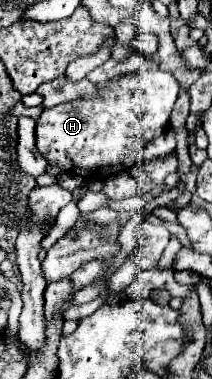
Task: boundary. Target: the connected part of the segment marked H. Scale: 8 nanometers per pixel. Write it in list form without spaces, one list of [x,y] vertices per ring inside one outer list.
[[[136,71],[126,73],[116,79],[110,79],[104,85],[98,85],[98,95],[90,99],[76,99],[60,103],[56,107],[44,109],[36,121],[36,149],[48,161],[48,165],[58,167],[66,173],[76,173],[84,179],[104,181],[112,175],[118,175],[130,169],[136,163],[140,147],[144,147],[154,137],[162,135],[168,127],[172,105],[178,97],[178,79],[168,71]]]

